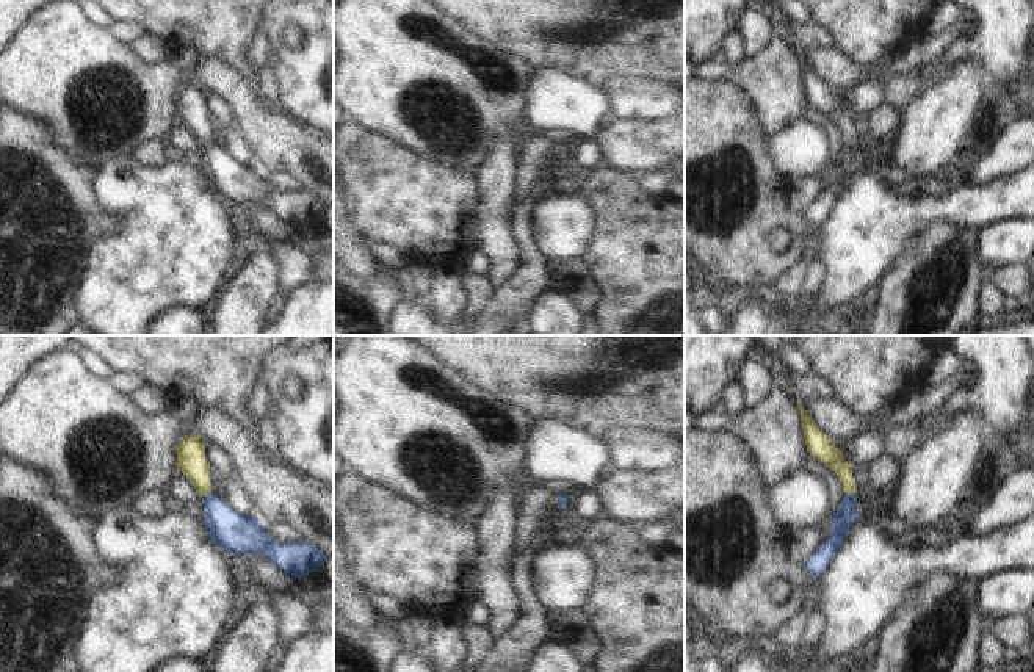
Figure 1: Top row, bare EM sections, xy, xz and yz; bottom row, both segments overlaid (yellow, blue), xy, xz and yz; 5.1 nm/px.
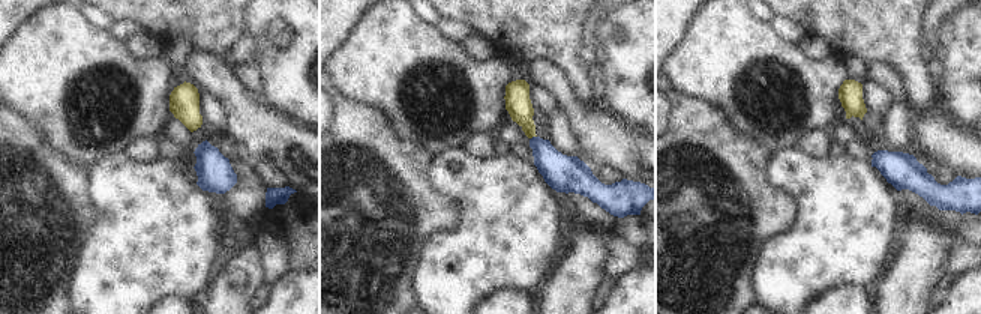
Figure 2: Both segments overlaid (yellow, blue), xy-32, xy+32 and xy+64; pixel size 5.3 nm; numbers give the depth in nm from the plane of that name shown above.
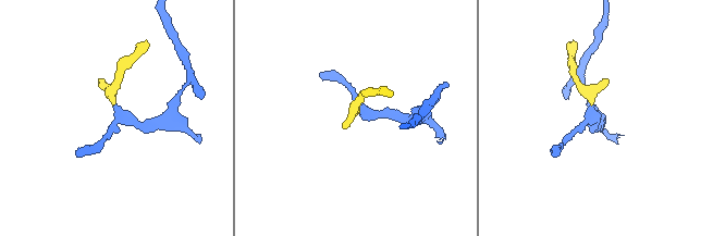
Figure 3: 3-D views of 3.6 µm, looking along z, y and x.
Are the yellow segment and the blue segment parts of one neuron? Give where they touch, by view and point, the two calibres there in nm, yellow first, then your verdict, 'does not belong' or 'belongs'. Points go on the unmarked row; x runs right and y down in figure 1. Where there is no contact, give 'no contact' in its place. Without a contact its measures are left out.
meets yellow in xy at (206, 143); 140 nm thick on the yellow side, 200 nm on the other; belongs

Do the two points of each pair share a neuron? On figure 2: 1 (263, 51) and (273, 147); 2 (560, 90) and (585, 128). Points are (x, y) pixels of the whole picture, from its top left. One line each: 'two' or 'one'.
1: two
2: one

